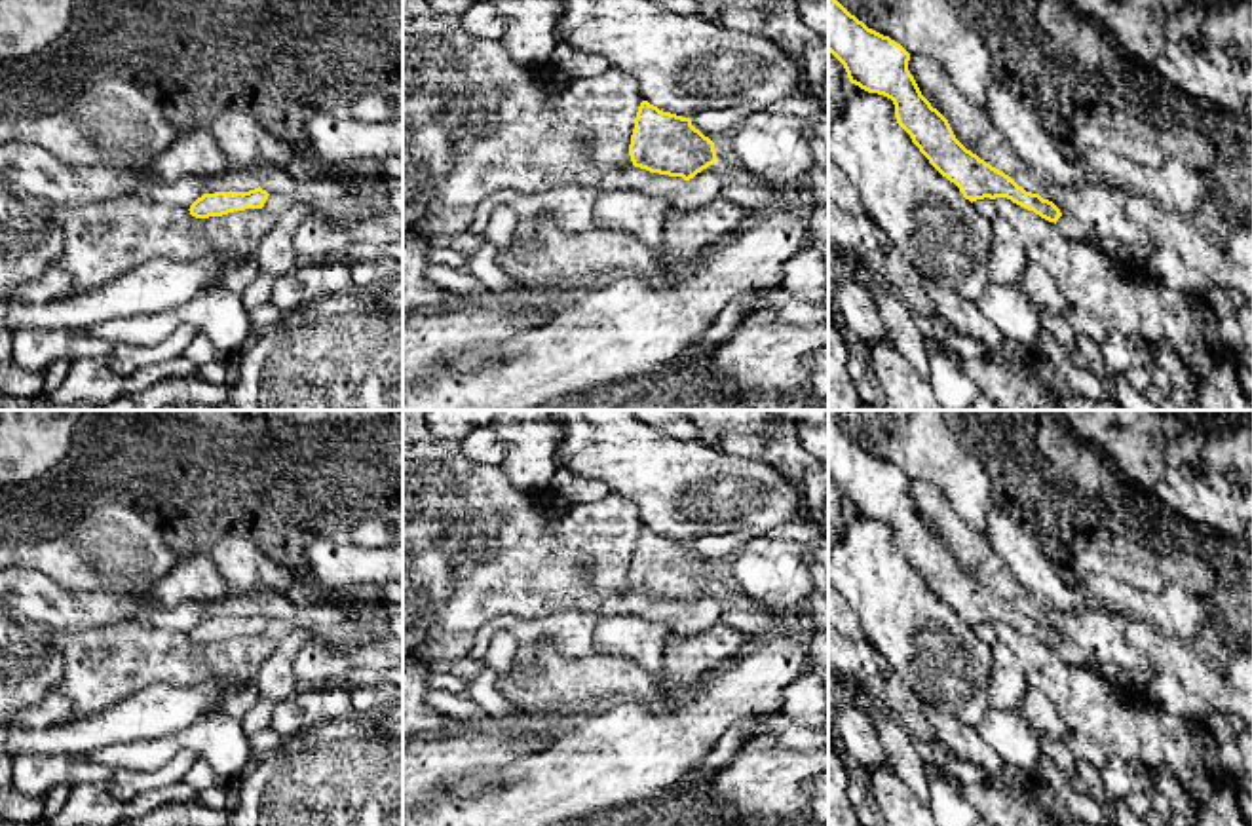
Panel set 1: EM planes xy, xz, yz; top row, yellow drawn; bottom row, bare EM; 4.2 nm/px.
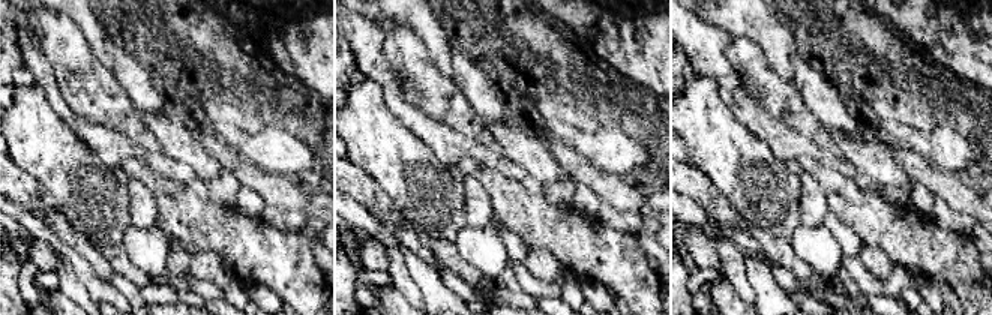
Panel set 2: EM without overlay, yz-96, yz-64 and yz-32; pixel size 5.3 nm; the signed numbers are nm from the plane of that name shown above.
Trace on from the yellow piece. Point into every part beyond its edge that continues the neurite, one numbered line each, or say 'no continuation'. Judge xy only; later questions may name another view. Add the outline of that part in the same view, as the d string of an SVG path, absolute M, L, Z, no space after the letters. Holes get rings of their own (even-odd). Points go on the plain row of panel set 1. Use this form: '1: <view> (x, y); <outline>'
no continuation

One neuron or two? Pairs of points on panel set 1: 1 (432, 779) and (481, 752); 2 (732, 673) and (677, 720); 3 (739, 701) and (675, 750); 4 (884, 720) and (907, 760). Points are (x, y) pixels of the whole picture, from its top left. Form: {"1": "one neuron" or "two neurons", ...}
{"1": "one neuron", "2": "one neuron", "3": "one neuron", "4": "one neuron"}

